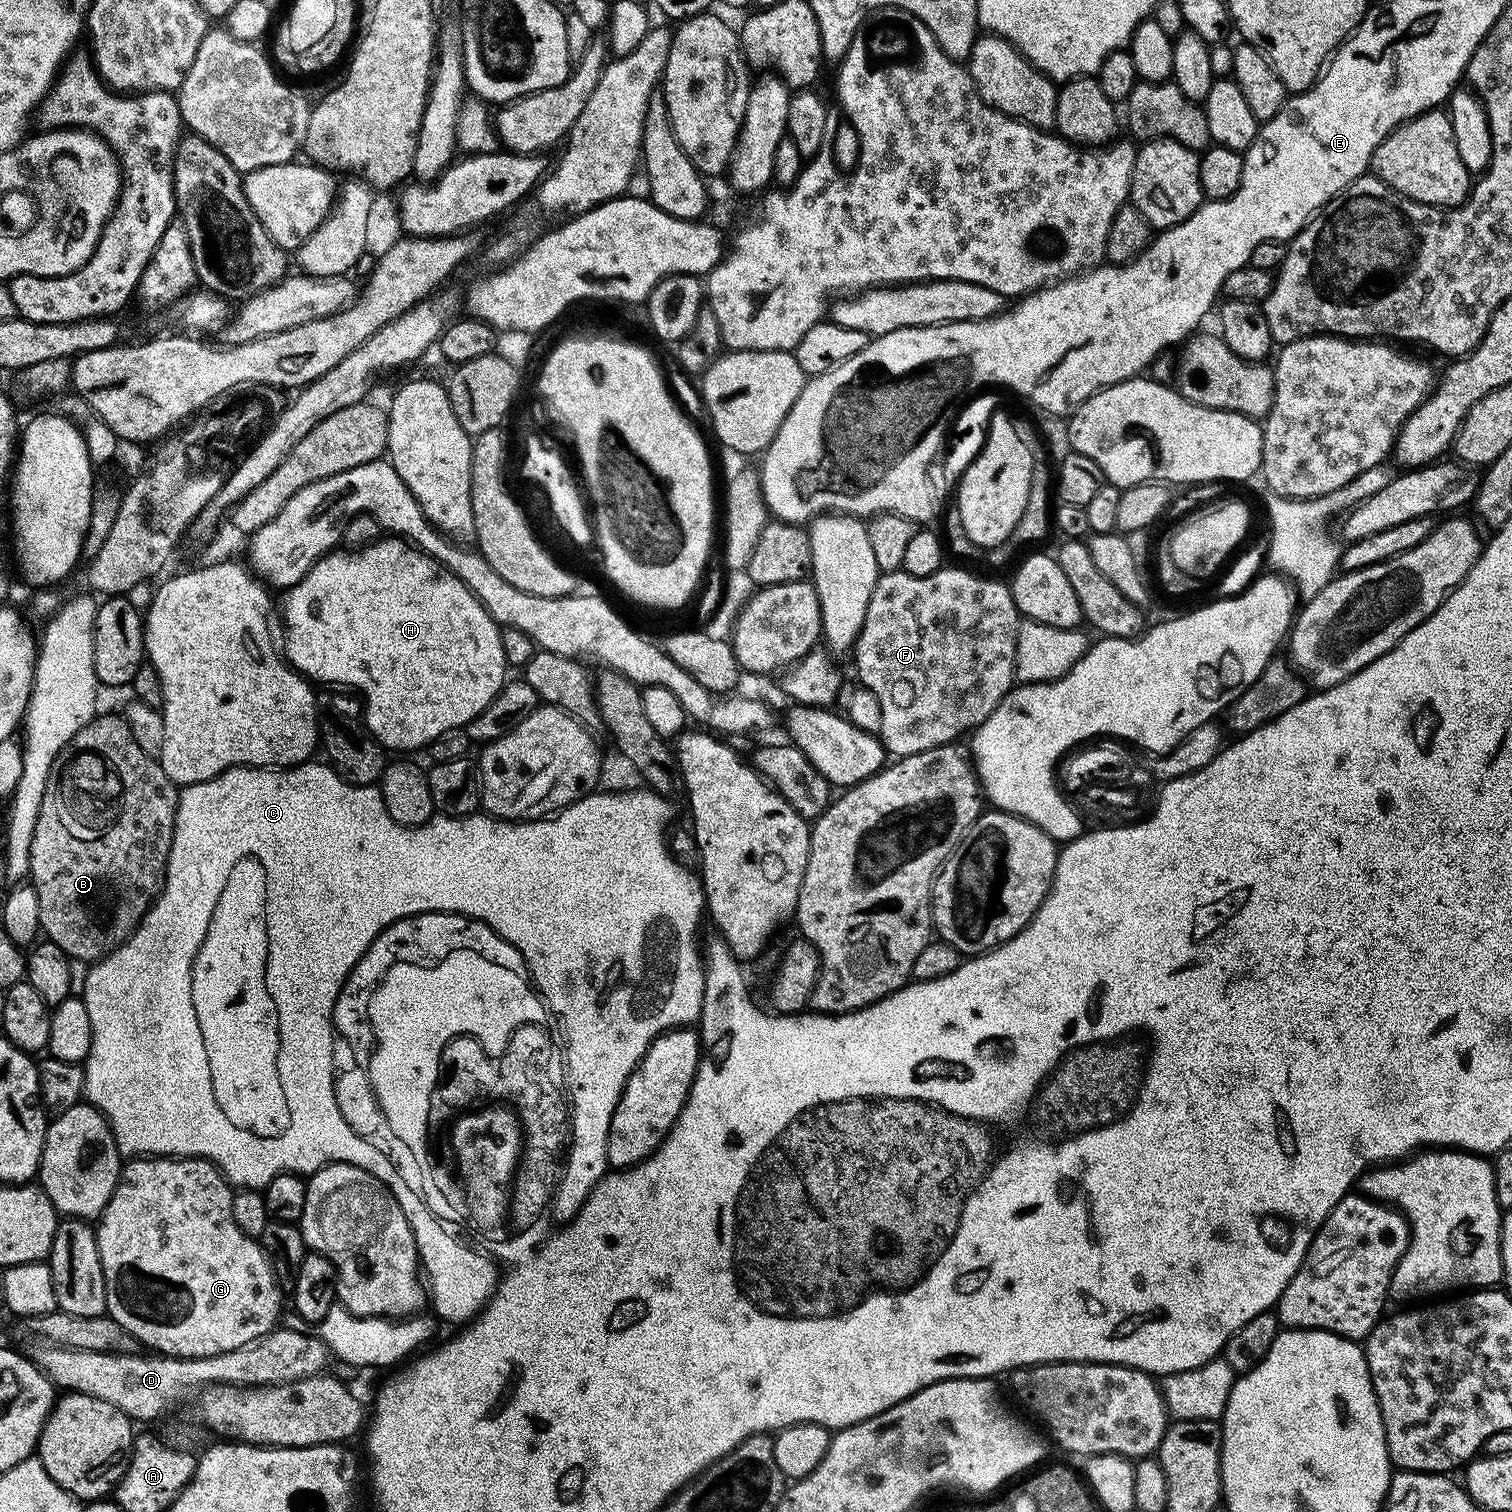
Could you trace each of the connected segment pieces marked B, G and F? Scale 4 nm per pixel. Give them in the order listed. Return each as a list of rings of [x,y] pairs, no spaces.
[[[97,715],[86,727],[78,730],[67,746],[68,760],[61,759],[48,776],[48,785],[42,794],[42,806],[38,810],[38,826],[34,826],[34,842],[30,842],[30,883],[38,894],[38,918],[41,933],[53,940],[72,960],[95,962],[104,959],[119,944],[123,944],[140,920],[146,915],[160,891],[164,888],[164,875],[168,869],[168,855],[176,825],[176,807],[180,801],[178,786],[162,770],[159,759],[148,756],[134,738],[127,719],[120,716]]]
[[[132,1158],[121,1167],[120,1180],[116,1183],[110,1202],[98,1217],[96,1241],[98,1254],[102,1258],[102,1274],[106,1282],[107,1315],[111,1316],[118,1326],[139,1340],[145,1349],[161,1356],[181,1356],[184,1360],[193,1360],[203,1356],[222,1354],[230,1350],[238,1350],[238,1346],[246,1346],[246,1342],[254,1342],[281,1323],[280,1295],[282,1289],[272,1272],[266,1254],[260,1249],[253,1237],[238,1230],[238,1222],[234,1222],[232,1209],[233,1185],[224,1179],[219,1168],[211,1160],[199,1158]]]
[[[941,566],[929,576],[915,576],[899,570],[877,575],[876,585],[870,594],[870,606],[866,606],[866,618],[862,622],[862,630],[856,639],[854,657],[856,656],[856,676],[861,685],[870,689],[882,706],[882,730],[878,734],[884,741],[884,747],[893,757],[913,756],[926,750],[934,750],[951,745],[960,735],[971,733],[979,728],[986,718],[1002,702],[1002,698],[1011,692],[1016,680],[1016,632],[1022,623],[1022,617],[1016,611],[1016,603],[1012,597],[1011,587],[1000,580],[983,580],[964,568],[948,568]]]

